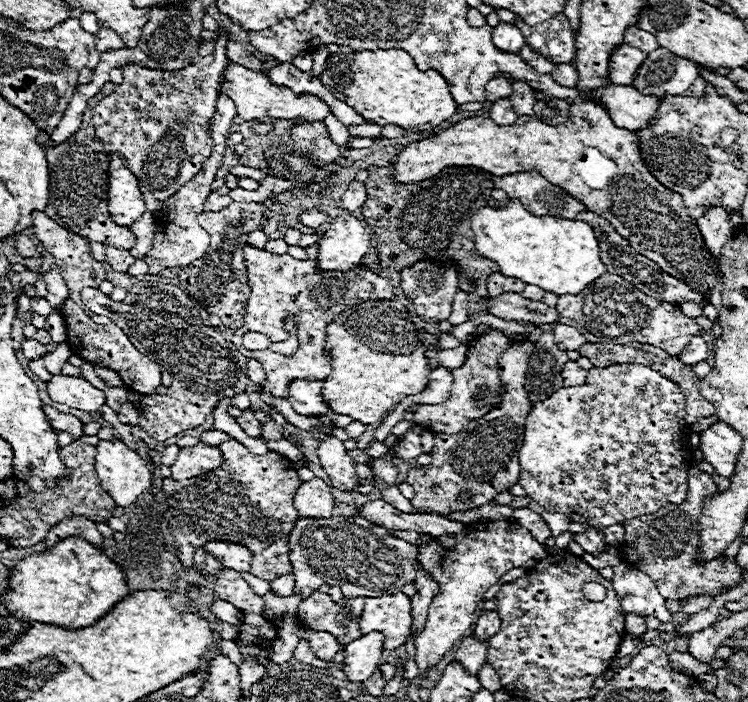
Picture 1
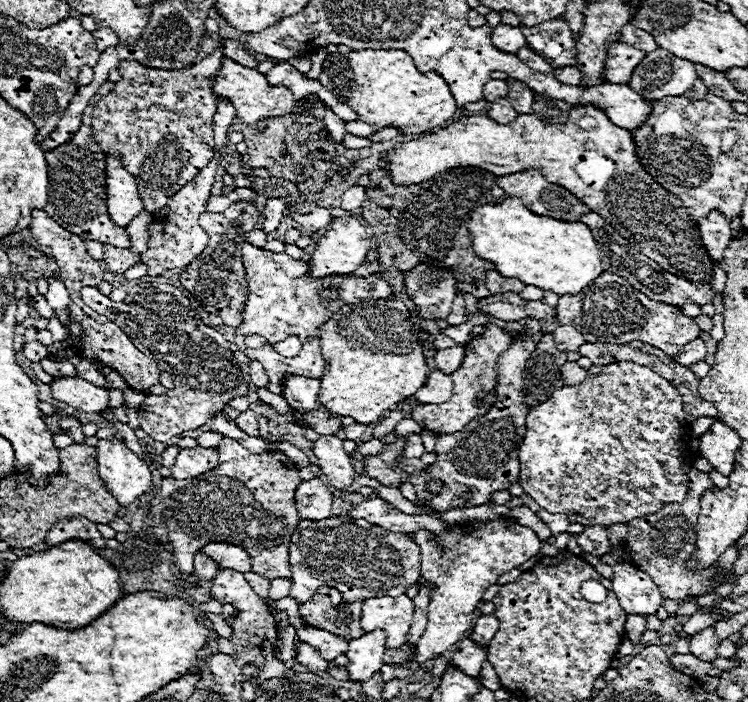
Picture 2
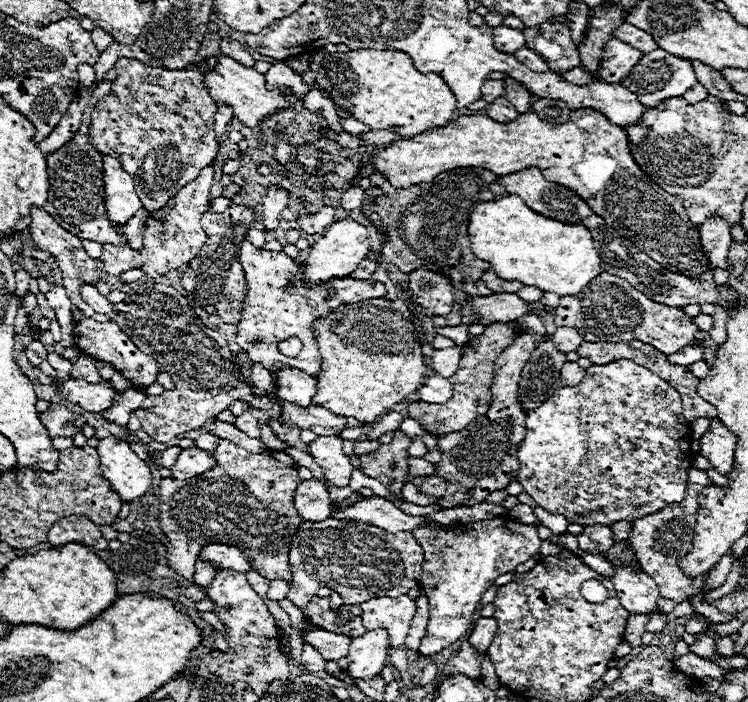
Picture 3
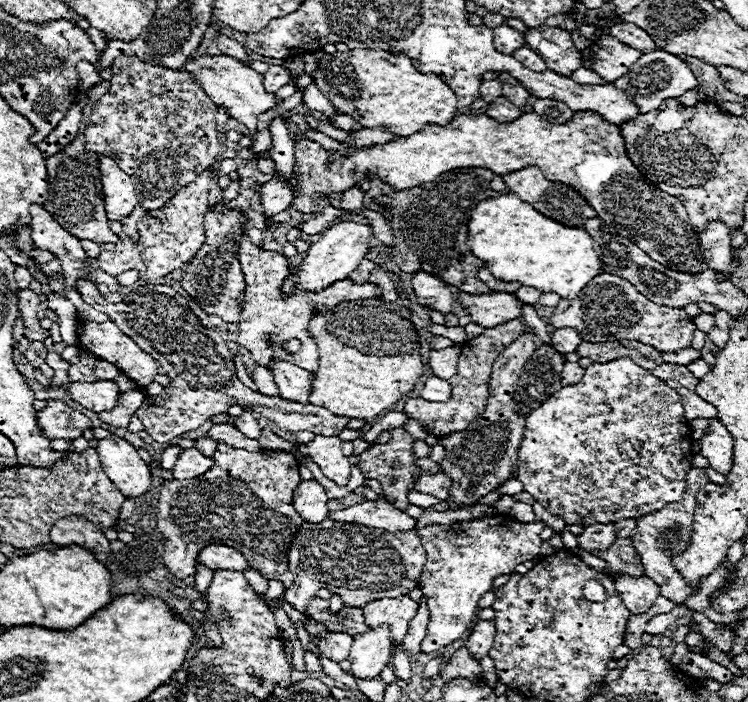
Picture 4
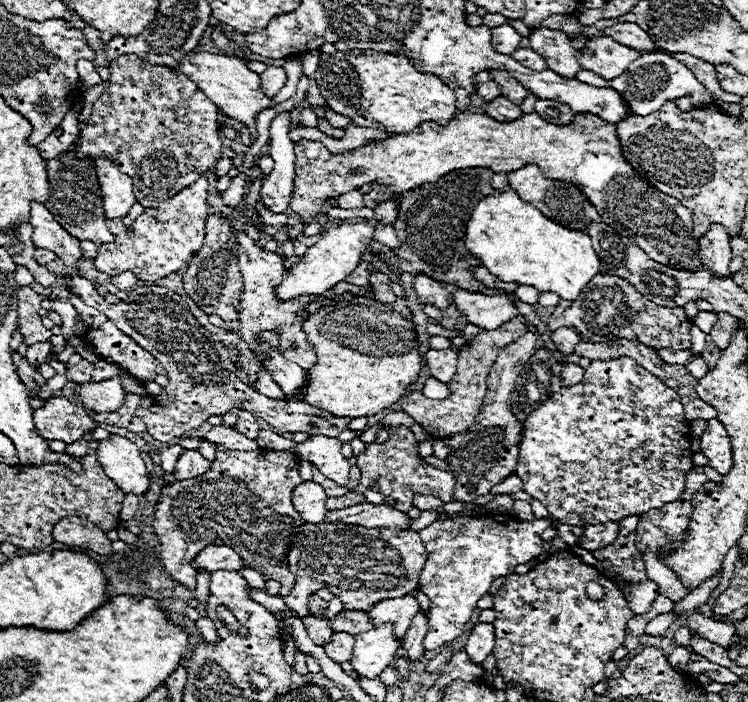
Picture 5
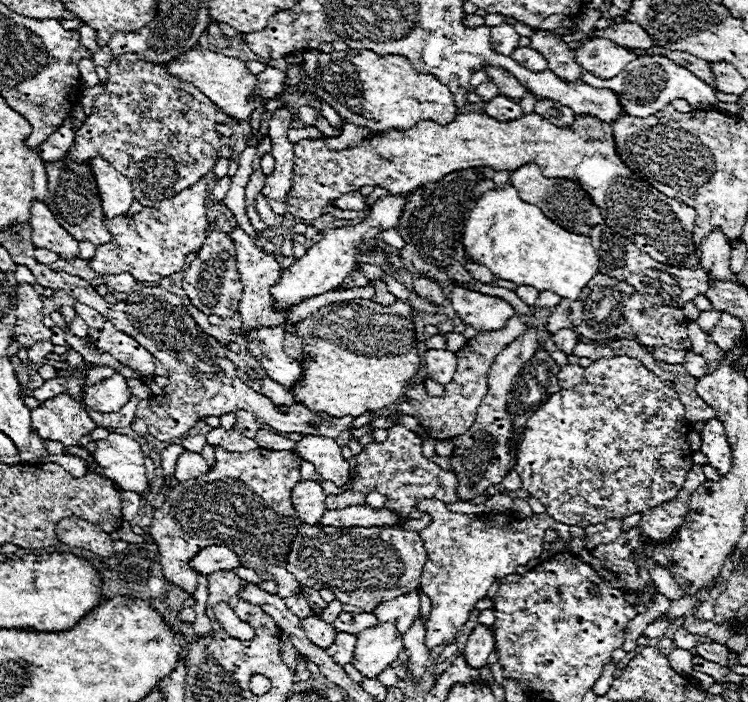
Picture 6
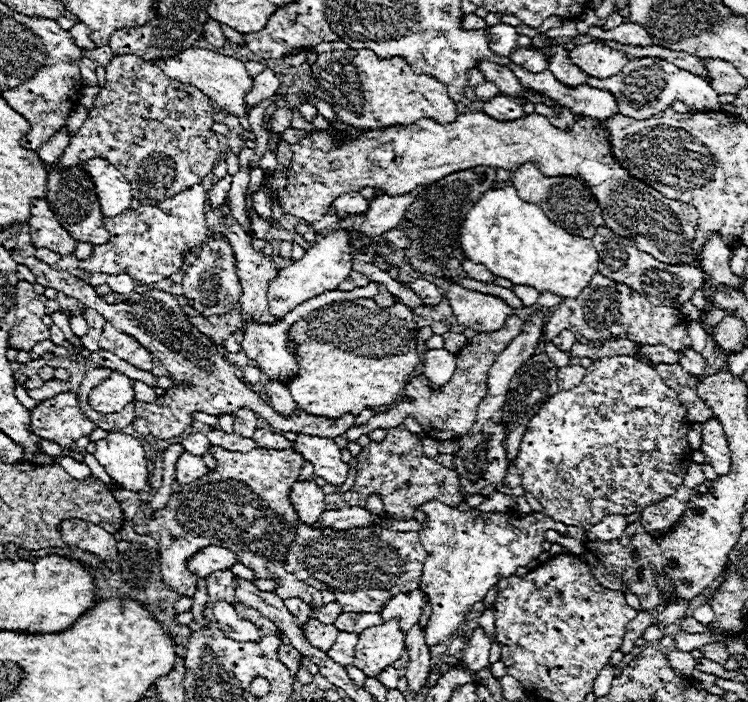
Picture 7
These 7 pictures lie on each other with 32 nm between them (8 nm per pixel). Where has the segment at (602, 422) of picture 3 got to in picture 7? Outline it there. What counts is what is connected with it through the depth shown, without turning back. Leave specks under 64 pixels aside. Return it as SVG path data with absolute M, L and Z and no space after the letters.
M612 356L592 362L578 386L548 398L528 422L528 432L522 438L514 464L522 476L524 490L536 496L546 516L566 526L588 530L604 516L630 516L658 502L658 498L674 494L692 464L692 448L686 440L688 430L690 422L684 416L684 406L652 366L632 356Z

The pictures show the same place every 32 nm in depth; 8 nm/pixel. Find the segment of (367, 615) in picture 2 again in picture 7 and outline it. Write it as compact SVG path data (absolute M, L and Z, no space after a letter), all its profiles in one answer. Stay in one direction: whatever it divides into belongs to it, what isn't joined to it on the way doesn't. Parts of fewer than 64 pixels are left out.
M420 588L412 592L400 592L392 600L388 600L386 608L380 614L384 622L390 618L400 618L402 630L410 630L414 624L418 624L426 602L428 602L428 596Z

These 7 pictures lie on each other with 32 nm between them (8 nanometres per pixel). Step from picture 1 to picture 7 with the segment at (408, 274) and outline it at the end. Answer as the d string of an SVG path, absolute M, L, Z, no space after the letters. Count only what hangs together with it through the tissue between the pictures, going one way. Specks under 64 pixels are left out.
M422 278L414 280L412 284L408 284L408 288L410 288L418 298L422 298L424 304L436 306L436 304L440 304L440 302L444 300L444 294L440 292L440 288L438 288L436 284L432 284L432 282L422 280Z

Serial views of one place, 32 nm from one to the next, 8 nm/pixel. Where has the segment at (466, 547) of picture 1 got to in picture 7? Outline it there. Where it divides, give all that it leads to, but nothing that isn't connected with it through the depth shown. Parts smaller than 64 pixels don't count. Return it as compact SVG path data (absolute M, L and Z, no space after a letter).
M426 502L422 512L428 516L428 522L418 532L428 552L420 578L420 588L426 590L432 606L432 616L426 626L428 646L448 640L460 628L472 604L484 600L486 592L502 578L512 576L516 568L536 560L542 552L546 530L556 530L566 536L566 526L534 510L524 516L514 510L508 510L508 514L478 510L460 512L442 502Z

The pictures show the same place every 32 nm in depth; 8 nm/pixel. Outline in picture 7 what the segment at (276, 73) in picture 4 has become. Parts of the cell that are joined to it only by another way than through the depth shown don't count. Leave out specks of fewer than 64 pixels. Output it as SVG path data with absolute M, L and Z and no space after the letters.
M266 68L262 74L258 74L258 76L254 78L250 92L244 96L246 106L256 108L260 102L264 102L266 98L274 96L274 94L280 90L280 86L282 86L280 76L278 76L276 72L272 72L270 68Z

